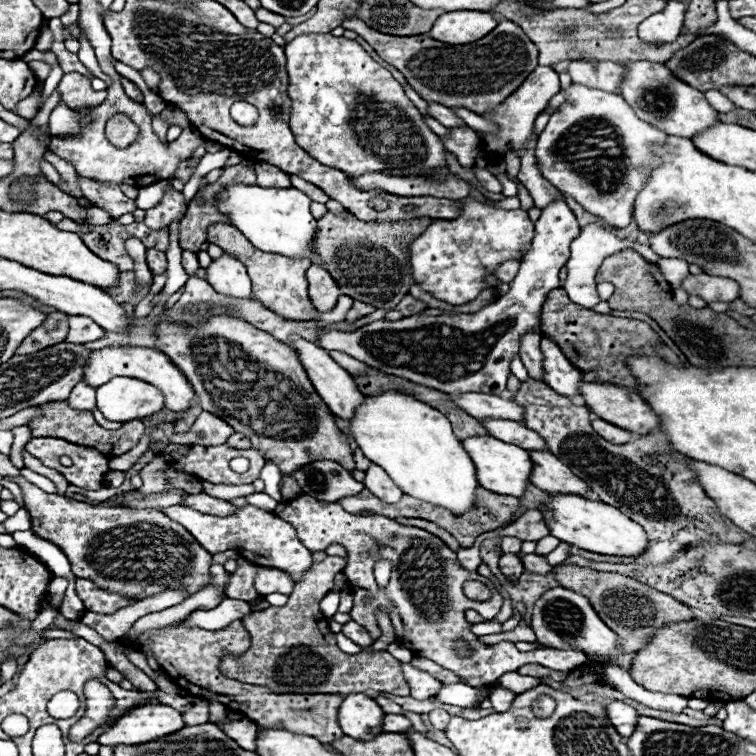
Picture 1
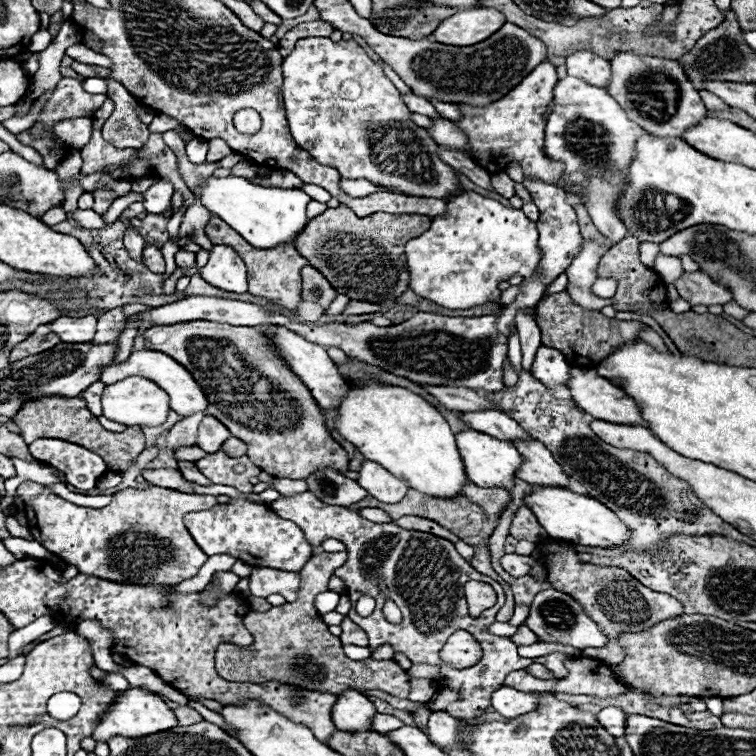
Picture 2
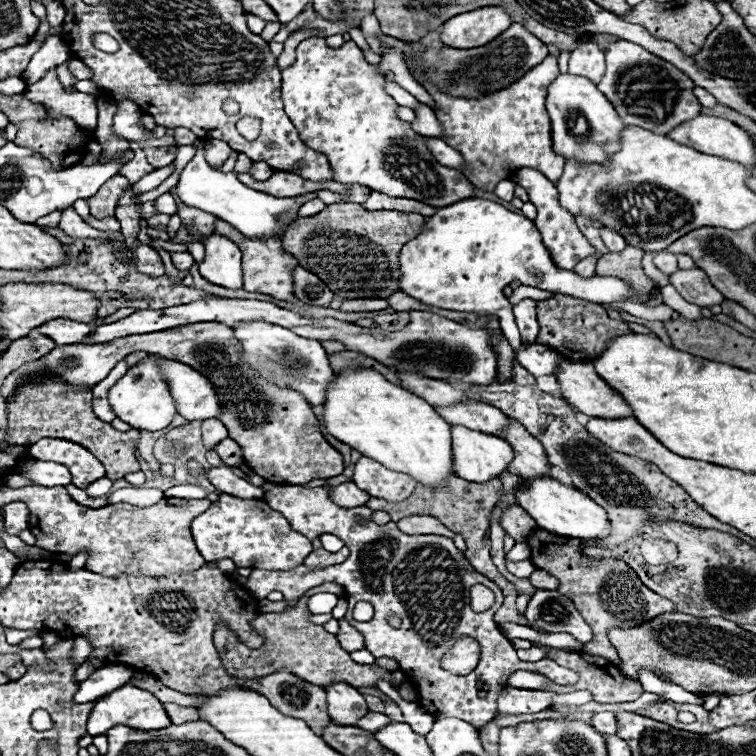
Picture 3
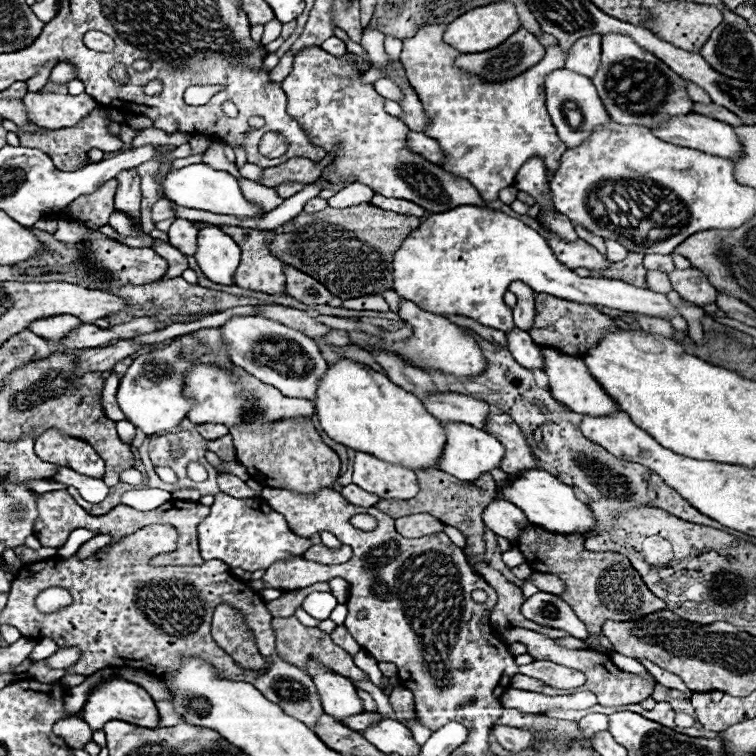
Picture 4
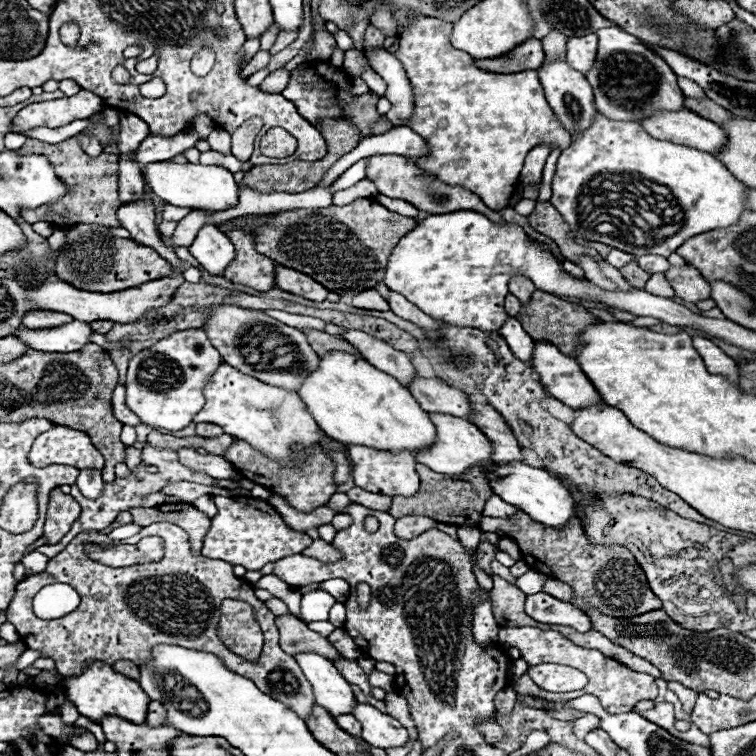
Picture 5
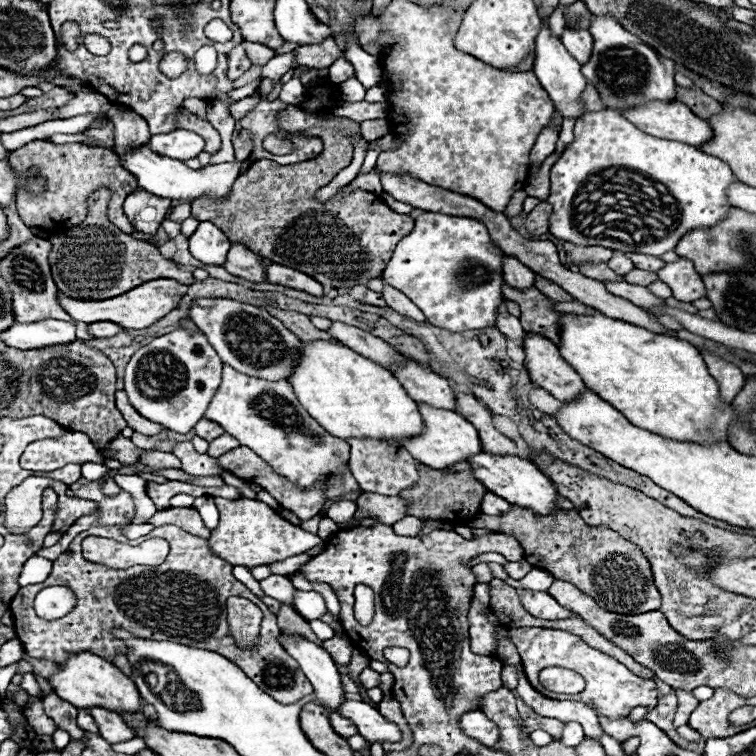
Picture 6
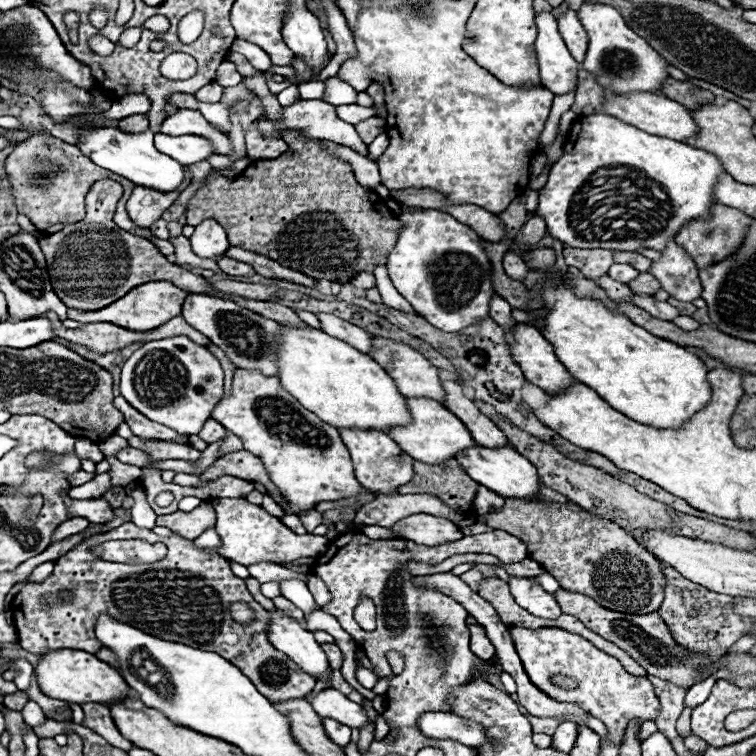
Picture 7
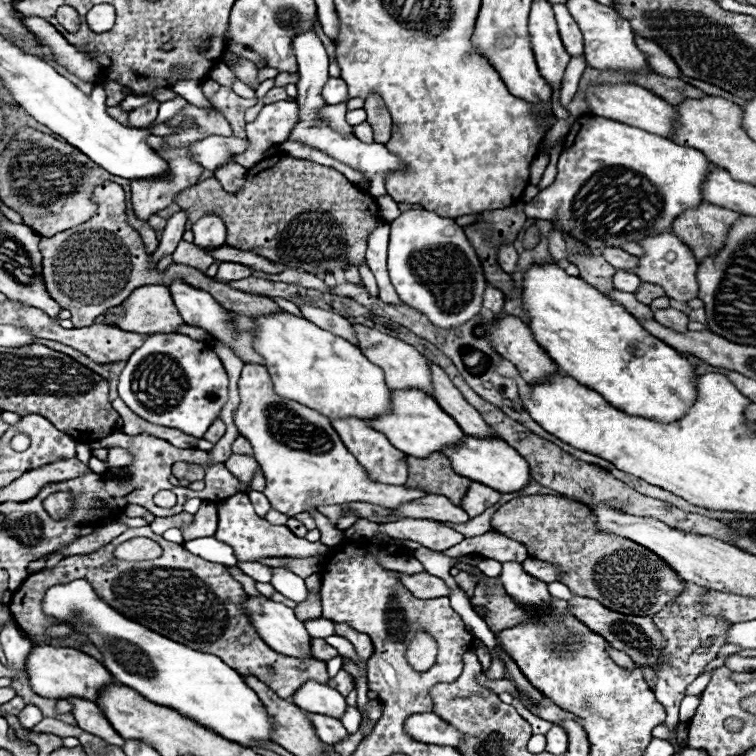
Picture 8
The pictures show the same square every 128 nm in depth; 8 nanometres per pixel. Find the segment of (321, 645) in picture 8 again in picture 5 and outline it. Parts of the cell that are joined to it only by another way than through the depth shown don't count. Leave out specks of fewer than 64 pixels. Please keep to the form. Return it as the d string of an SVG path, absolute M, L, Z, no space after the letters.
M336 628L328 636L328 642L340 652L340 656L344 660L356 660L356 658L360 658L360 648L354 644L354 640L342 628Z

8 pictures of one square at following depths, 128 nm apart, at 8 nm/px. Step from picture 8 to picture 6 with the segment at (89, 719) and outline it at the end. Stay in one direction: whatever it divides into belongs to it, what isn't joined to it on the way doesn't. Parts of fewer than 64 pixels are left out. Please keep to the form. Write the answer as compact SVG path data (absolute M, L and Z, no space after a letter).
M92 708L90 716L94 718L94 722L100 728L100 736L106 738L110 744L120 744L120 742L128 742L130 738L134 738L134 732L128 724L122 722L122 718L116 712L108 712L104 708Z

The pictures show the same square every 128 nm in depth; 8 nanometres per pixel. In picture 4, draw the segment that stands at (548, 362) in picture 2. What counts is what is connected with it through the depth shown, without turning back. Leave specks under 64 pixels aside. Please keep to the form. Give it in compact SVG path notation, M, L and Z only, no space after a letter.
M514 328L512 332L508 332L508 350L516 358L516 362L524 368L536 370L536 368L544 366L544 360L540 354L542 348L536 348L536 344L532 344L532 338L528 336L528 332L524 332L520 328Z

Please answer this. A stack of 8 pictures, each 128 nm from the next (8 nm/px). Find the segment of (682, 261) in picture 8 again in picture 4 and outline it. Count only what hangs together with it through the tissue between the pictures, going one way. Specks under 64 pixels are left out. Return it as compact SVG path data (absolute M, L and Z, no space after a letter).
M686 268L686 270L674 270L670 272L670 282L674 290L686 300L696 306L712 304L716 300L718 290L708 282L704 272L696 268Z

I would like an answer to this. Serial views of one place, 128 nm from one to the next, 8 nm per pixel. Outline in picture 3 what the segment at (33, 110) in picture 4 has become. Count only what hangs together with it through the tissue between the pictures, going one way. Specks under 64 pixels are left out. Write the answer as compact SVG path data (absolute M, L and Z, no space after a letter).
M50 70L40 82L28 86L24 96L34 104L44 104L50 116L68 116L80 128L96 128L96 96L82 92L66 92L56 80L56 70Z

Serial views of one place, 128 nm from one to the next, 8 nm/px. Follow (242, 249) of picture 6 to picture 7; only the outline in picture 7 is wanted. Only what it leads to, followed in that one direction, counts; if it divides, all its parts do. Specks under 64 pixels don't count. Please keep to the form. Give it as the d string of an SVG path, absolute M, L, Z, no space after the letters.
M222 256L218 260L218 266L228 276L254 276L256 274L252 266L244 264L244 262L238 262L238 260L232 260L232 258L226 258L226 256Z

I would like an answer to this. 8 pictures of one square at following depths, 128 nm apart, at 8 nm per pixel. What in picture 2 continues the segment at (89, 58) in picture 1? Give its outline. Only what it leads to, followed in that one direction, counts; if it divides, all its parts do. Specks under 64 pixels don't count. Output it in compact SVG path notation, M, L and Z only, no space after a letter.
M108 80L108 98L114 100L116 108L106 120L102 134L116 148L136 148L140 150L148 142L148 126L136 116L138 100L128 94L128 90L114 80Z

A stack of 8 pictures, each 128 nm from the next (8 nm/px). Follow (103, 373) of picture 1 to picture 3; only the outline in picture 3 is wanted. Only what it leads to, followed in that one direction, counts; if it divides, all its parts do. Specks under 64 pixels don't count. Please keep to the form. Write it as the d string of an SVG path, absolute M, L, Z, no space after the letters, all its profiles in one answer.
M160 356L154 358L170 384L178 414L182 414L186 420L208 420L220 414L216 388L206 380L206 376L182 362L166 360Z

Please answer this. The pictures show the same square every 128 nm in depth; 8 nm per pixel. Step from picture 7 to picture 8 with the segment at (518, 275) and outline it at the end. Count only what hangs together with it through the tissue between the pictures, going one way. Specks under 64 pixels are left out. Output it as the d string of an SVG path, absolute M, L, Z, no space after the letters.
M502 244L500 252L498 252L498 264L500 264L500 268L504 272L512 274L516 262L518 262L518 252L514 250L514 246L512 244Z

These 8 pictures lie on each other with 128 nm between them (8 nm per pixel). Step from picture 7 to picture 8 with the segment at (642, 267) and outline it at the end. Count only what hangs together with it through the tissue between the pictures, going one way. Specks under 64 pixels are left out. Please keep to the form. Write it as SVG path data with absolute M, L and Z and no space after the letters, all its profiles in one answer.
M608 246L608 248L602 250L602 256L604 256L614 268L618 268L618 270L630 270L630 268L636 268L636 266L638 266L638 258L632 256L632 254L628 254L628 252L624 252L624 250L620 250L620 248Z

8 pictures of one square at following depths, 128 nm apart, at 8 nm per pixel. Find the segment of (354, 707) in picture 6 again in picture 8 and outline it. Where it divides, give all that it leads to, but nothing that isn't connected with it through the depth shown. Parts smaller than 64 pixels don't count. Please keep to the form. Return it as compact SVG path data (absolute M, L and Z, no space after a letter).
M314 680L304 682L292 696L292 702L296 702L298 708L314 714L324 714L332 718L340 718L346 710L344 696L330 688L328 684L320 684Z

